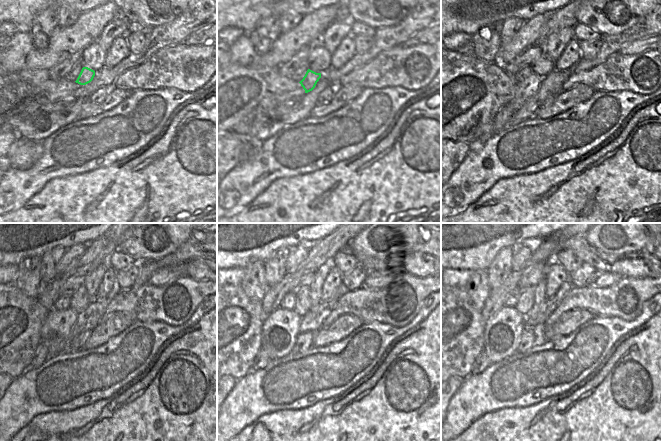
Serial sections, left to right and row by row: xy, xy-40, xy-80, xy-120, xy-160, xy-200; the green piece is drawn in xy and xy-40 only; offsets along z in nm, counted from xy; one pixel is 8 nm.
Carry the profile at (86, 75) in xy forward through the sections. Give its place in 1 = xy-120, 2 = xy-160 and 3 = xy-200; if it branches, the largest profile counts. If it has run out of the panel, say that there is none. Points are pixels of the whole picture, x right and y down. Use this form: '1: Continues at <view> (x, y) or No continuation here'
1: Continues at xy-120 (55, 335)
2: Continues at xy-160 (280, 329)
3: Continues at xy-200 (502, 333).

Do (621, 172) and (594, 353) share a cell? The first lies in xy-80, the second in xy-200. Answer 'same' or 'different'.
different

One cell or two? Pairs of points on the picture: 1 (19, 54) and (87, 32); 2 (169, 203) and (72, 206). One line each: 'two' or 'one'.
1: one
2: one

